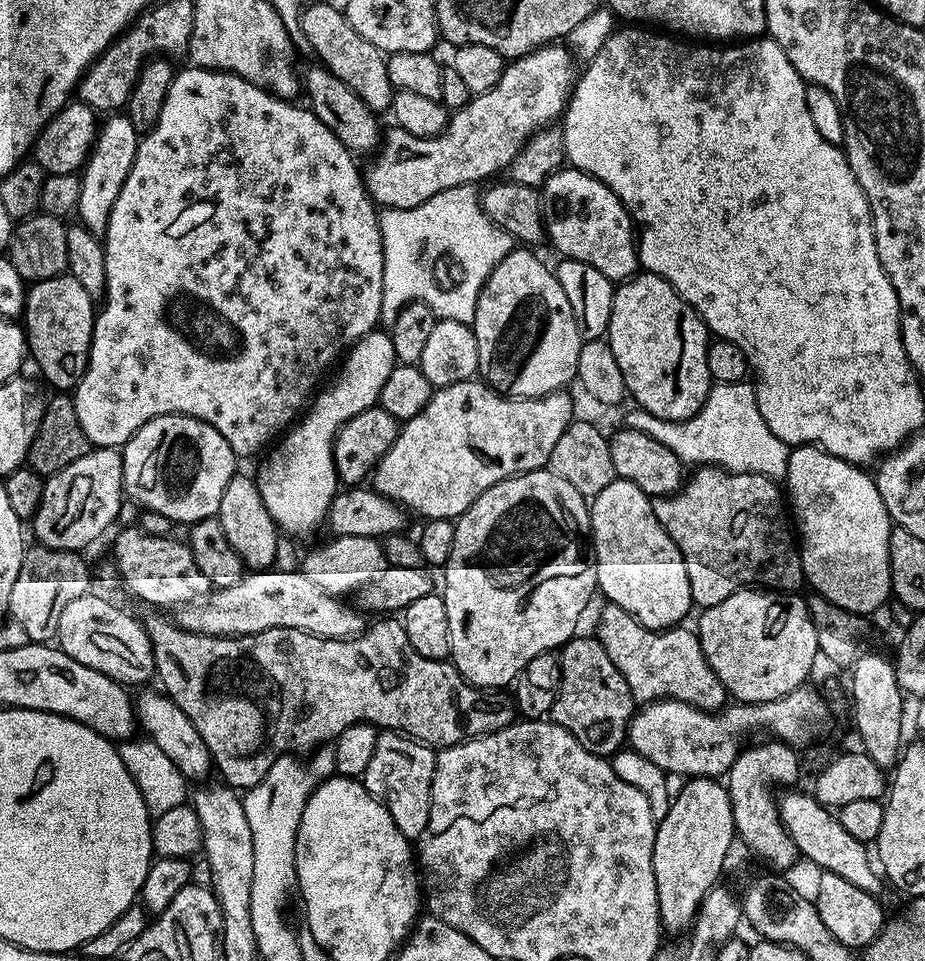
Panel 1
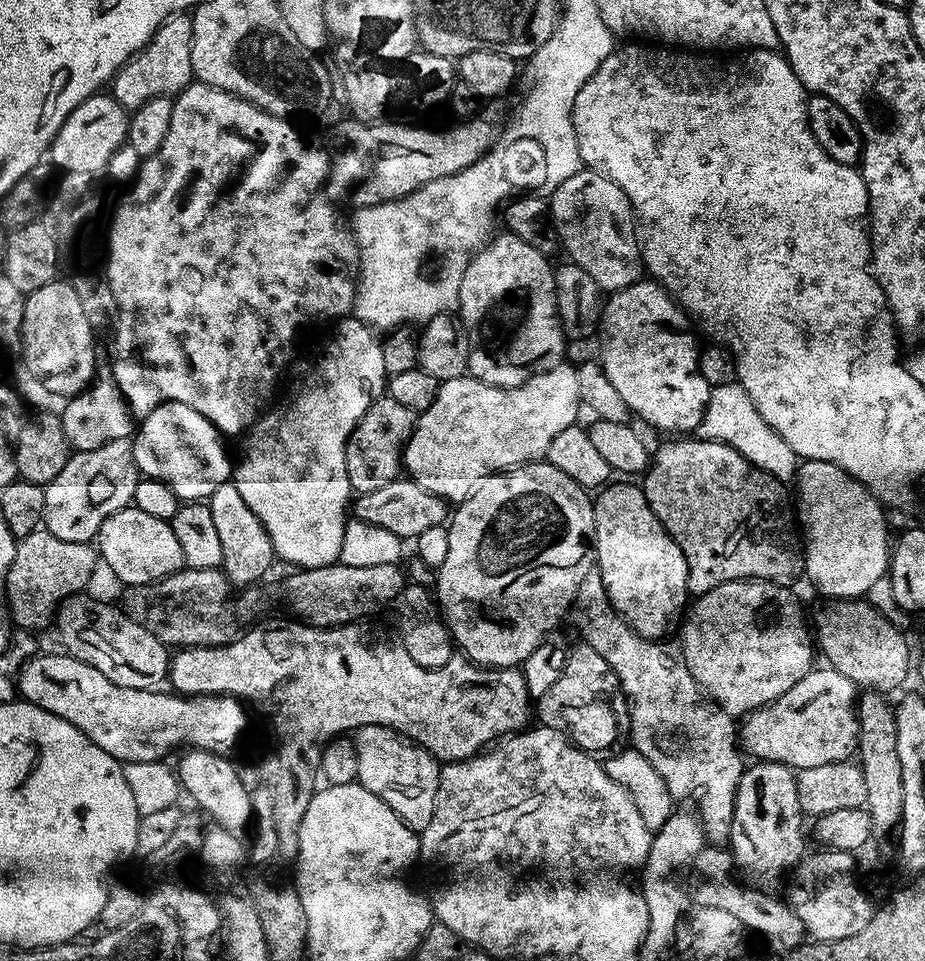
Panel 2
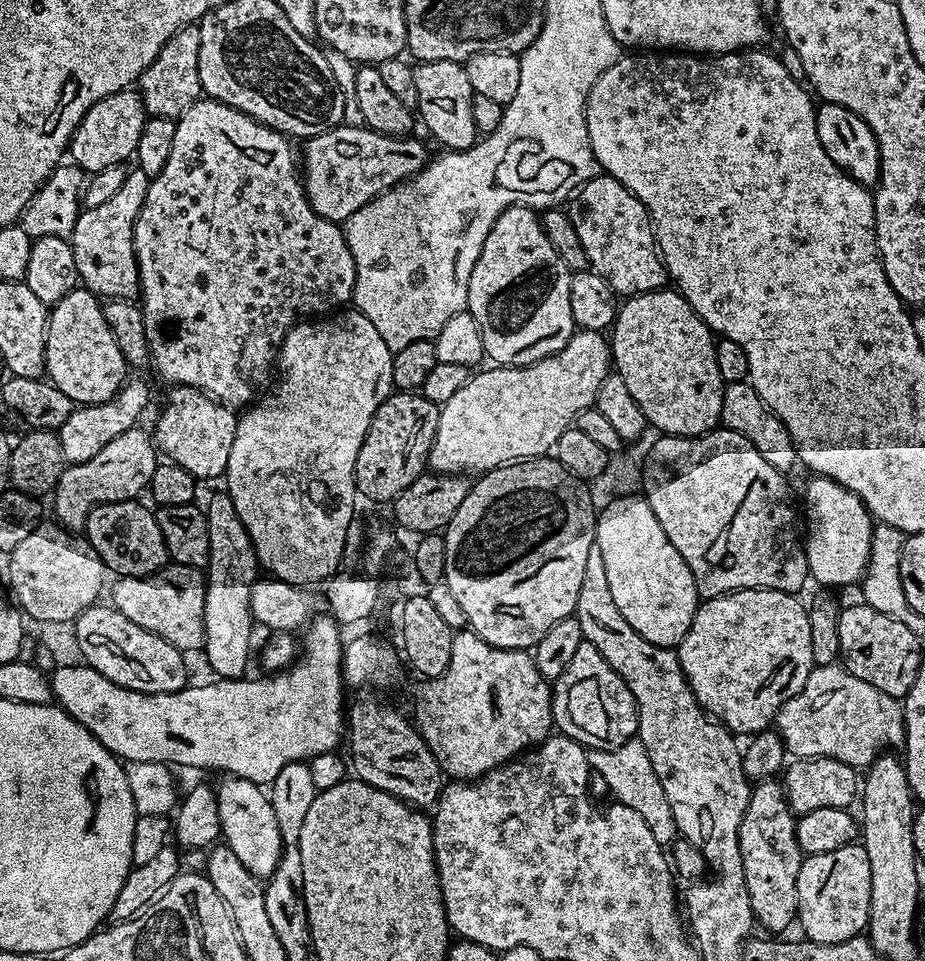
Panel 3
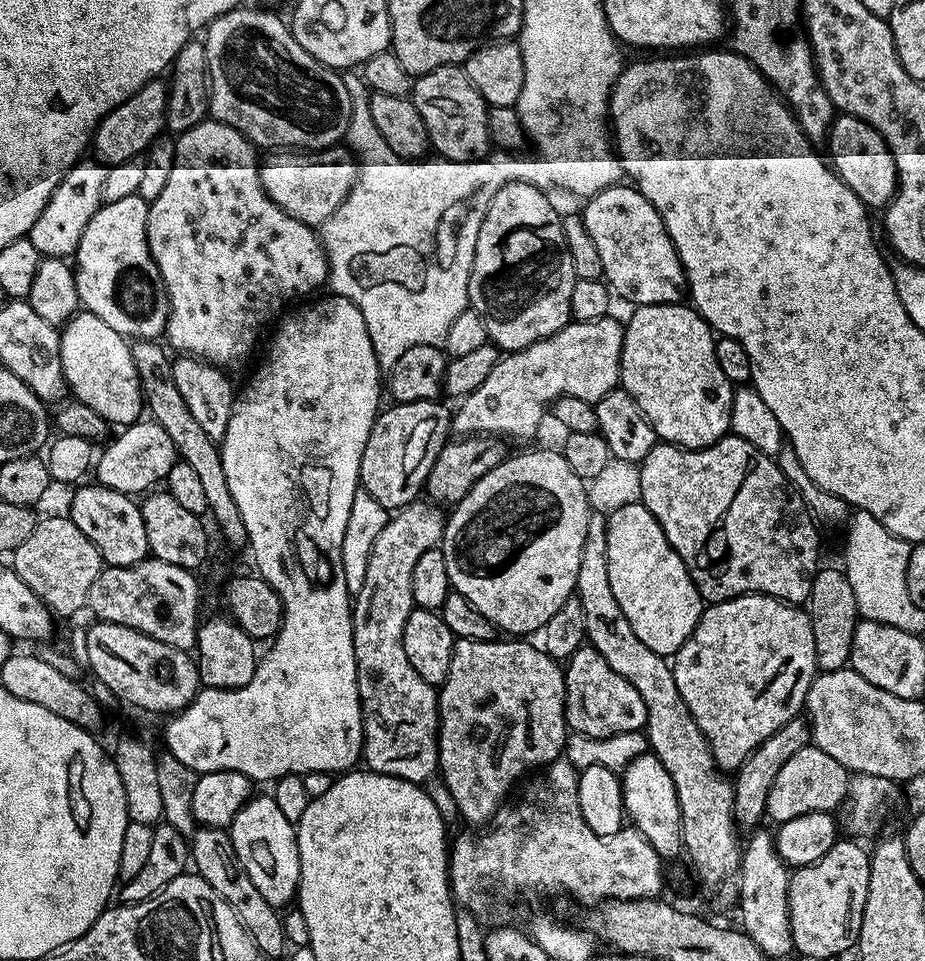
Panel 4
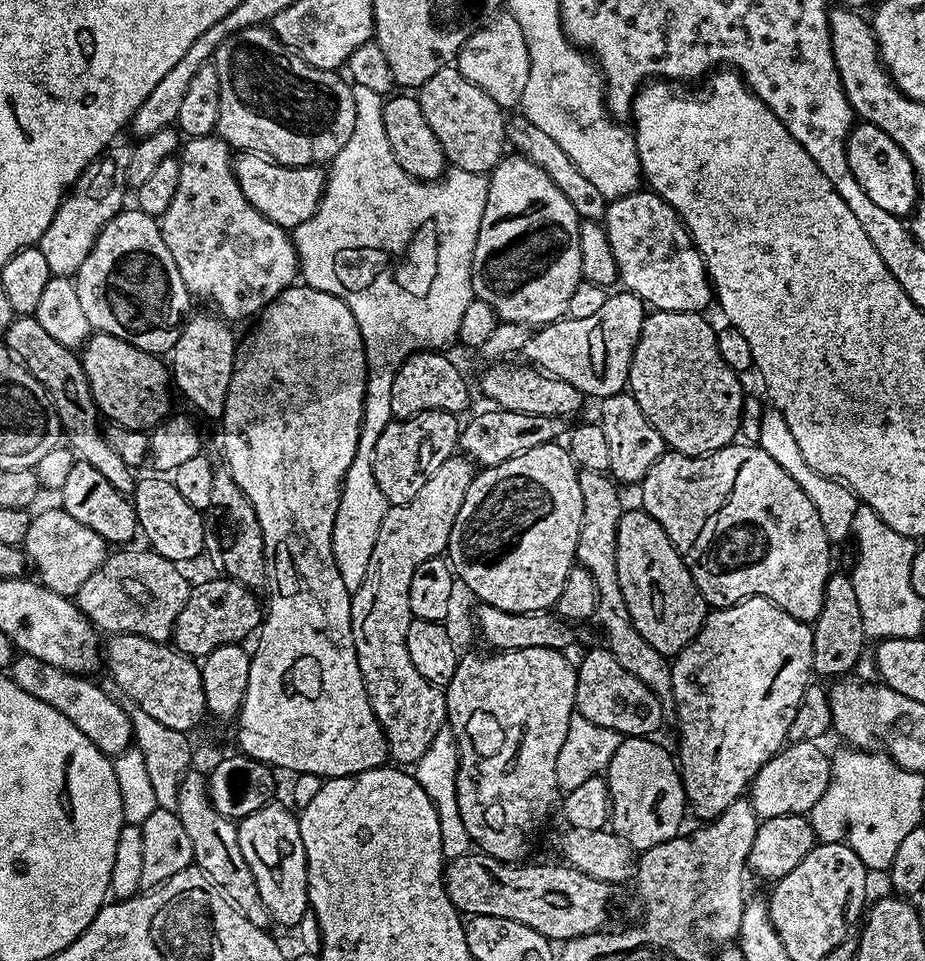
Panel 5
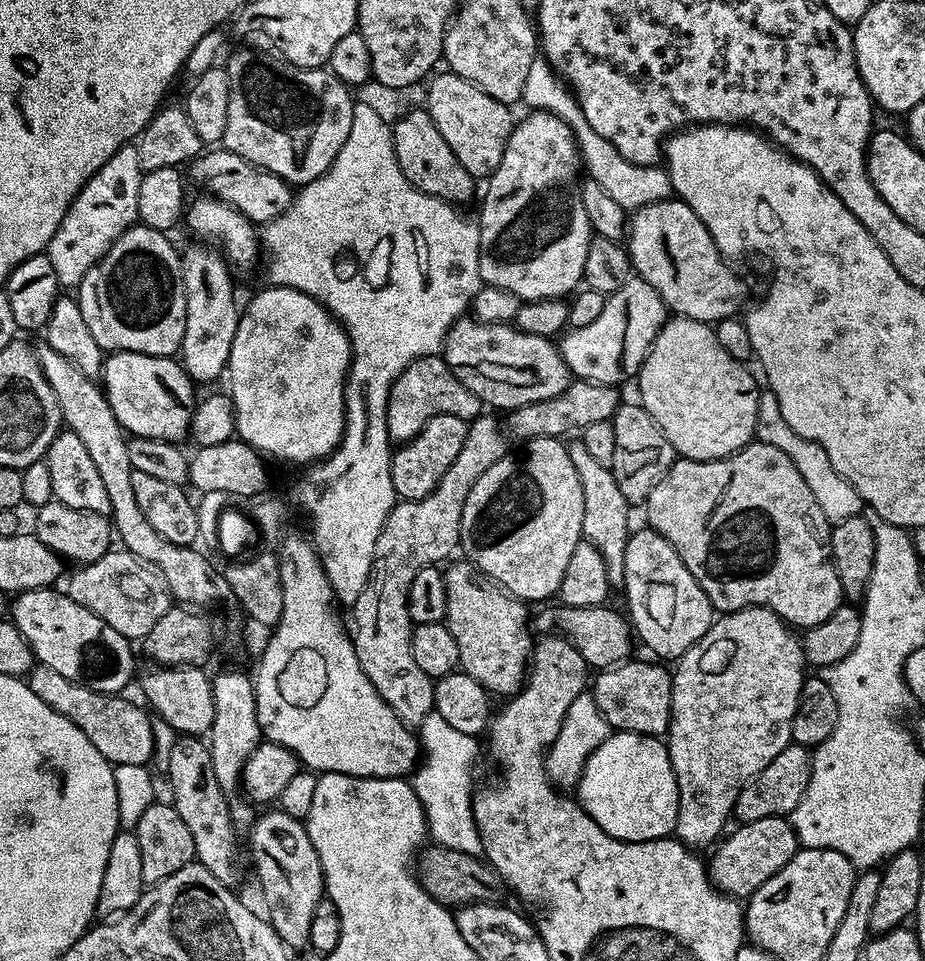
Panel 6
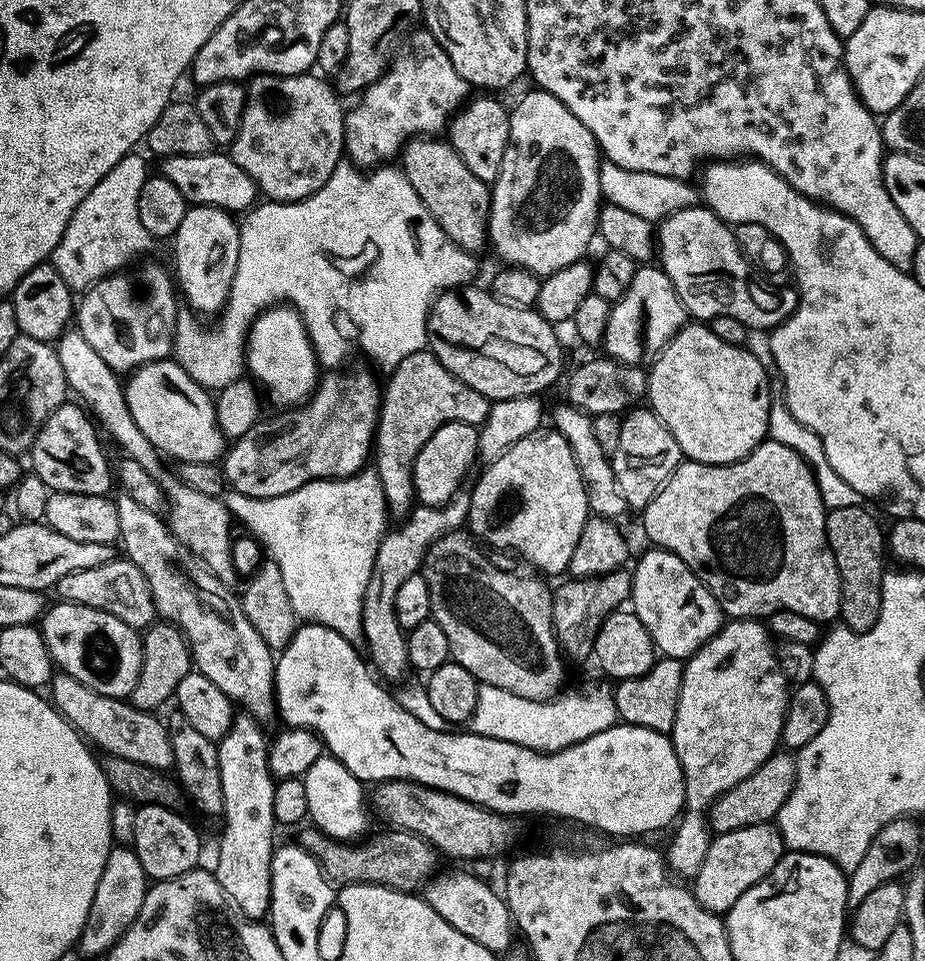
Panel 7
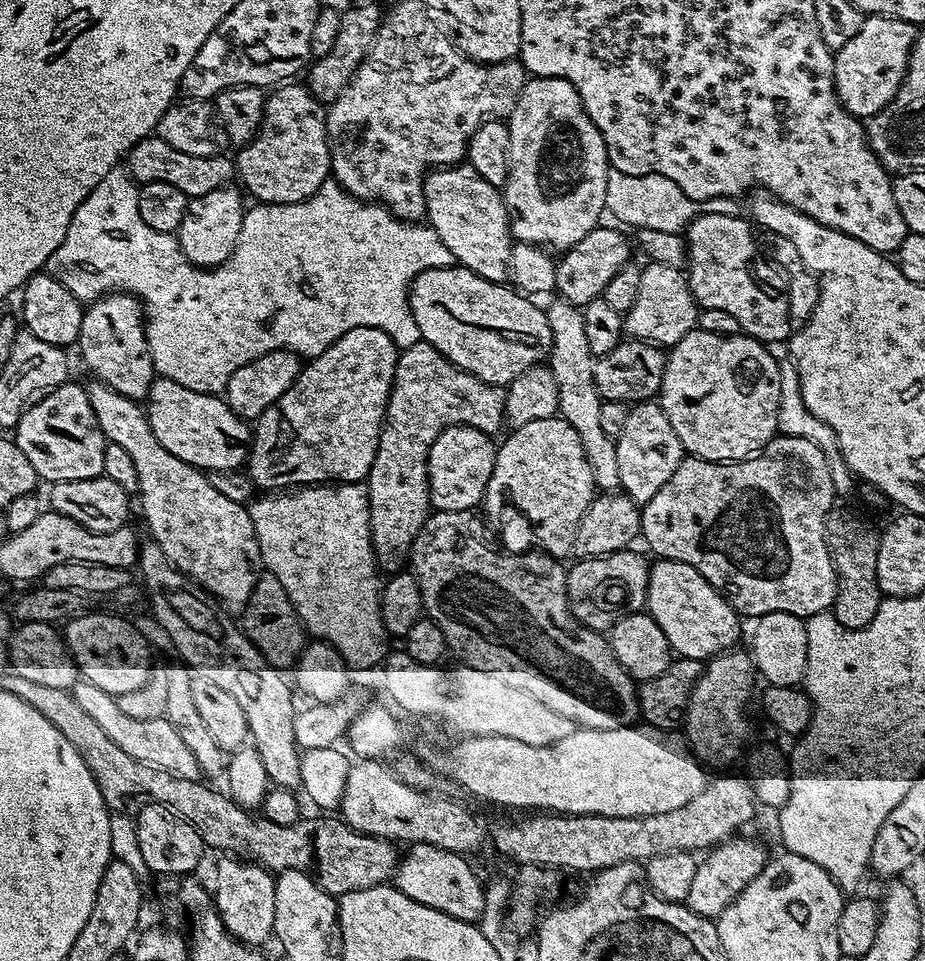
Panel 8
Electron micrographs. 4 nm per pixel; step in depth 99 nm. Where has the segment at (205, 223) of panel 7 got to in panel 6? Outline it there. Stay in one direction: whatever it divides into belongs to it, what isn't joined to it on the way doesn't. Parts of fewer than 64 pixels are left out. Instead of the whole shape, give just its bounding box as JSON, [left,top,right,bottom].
[179,242,240,384]

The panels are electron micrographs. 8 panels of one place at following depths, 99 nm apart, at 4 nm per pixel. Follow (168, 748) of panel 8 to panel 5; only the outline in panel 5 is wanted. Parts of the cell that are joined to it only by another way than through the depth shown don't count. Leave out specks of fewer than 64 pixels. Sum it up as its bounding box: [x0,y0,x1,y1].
[10,654,133,758]

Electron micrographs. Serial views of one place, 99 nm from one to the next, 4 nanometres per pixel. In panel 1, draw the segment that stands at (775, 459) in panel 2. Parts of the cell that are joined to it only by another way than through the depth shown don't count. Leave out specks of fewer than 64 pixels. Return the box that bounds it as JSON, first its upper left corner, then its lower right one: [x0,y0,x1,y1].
[626,383,789,482]

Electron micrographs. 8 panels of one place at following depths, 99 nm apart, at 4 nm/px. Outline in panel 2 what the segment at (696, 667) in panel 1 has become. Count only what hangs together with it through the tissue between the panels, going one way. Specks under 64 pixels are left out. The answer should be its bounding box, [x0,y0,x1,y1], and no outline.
[575,566,746,841]

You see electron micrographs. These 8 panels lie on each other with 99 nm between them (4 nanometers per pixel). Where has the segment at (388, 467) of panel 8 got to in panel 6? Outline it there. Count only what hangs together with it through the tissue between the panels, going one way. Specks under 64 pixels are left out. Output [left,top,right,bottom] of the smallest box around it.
[386,355,481,445]

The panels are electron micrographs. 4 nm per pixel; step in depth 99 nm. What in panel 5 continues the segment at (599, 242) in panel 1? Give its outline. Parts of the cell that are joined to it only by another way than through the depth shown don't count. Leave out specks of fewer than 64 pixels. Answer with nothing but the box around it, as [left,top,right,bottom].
[602,190,714,313]

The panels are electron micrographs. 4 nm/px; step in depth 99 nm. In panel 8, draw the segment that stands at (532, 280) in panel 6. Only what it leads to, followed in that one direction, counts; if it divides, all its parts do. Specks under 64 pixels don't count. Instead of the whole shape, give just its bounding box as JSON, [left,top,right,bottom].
[503,76,610,250]

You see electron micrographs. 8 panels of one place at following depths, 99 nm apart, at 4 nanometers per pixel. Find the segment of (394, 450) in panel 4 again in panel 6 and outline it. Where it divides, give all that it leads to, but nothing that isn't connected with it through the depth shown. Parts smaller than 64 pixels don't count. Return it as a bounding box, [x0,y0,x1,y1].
[392,414,469,500]

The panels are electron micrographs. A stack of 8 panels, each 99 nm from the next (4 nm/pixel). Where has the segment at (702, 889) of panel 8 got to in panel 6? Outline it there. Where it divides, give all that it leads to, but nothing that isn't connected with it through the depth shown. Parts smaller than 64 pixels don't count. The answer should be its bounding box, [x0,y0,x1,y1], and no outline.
[706,816,798,898]

